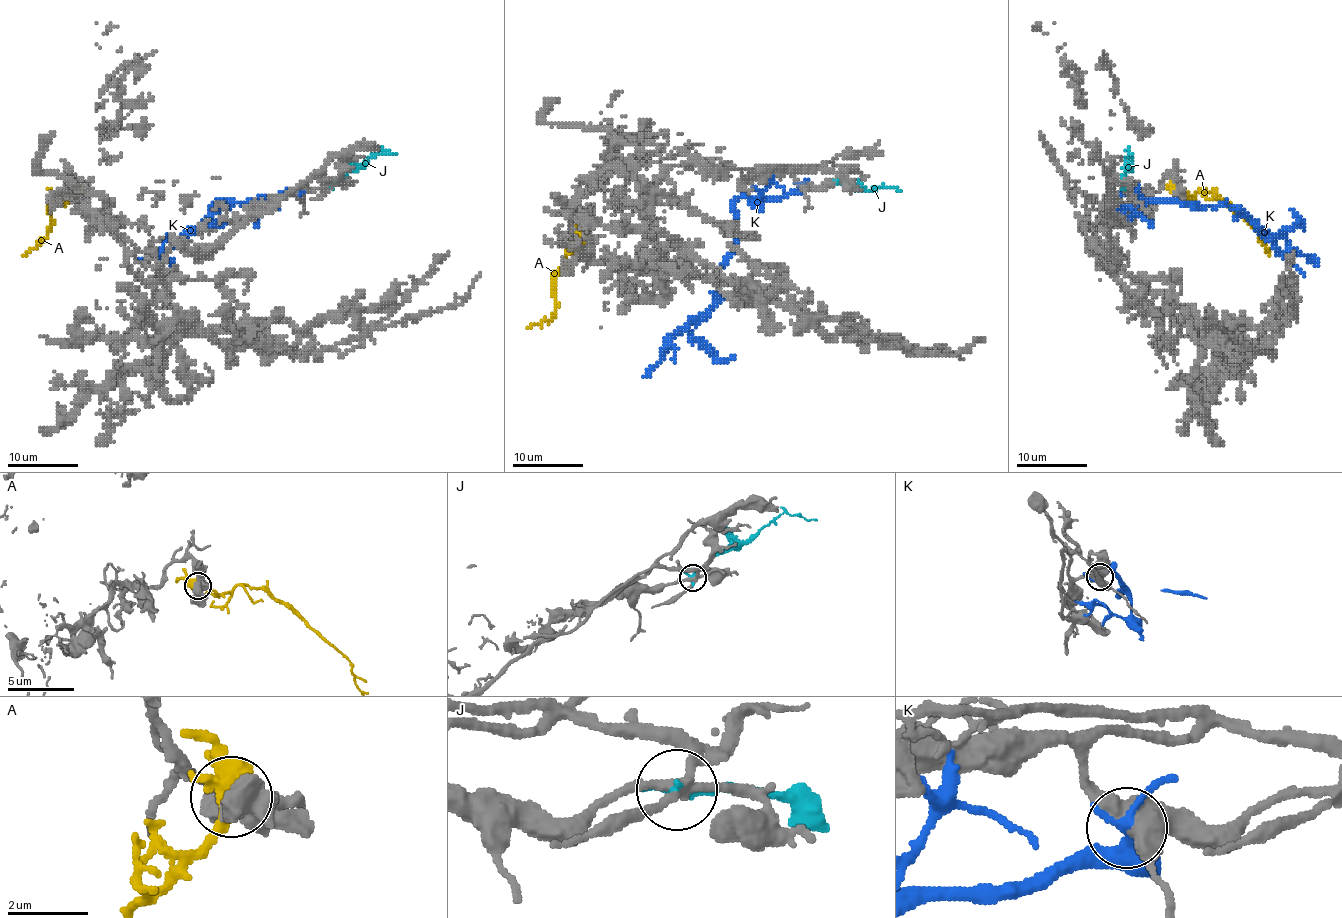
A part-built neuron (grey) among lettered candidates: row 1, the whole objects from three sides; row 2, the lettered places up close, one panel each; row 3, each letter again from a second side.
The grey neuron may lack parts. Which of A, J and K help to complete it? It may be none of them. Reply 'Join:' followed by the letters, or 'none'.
Join: A

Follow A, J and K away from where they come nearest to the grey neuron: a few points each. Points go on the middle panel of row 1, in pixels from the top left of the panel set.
A: (584, 237), (570, 253), (554, 281), (552, 295), (556, 309), (552, 316), (528, 326)
J: (836, 182), (852, 182), (867, 189), (894, 186), (901, 191)
K: (800, 187), (778, 198), (737, 200), (735, 245), (721, 268), (720, 297), (670, 341), (646, 377)

